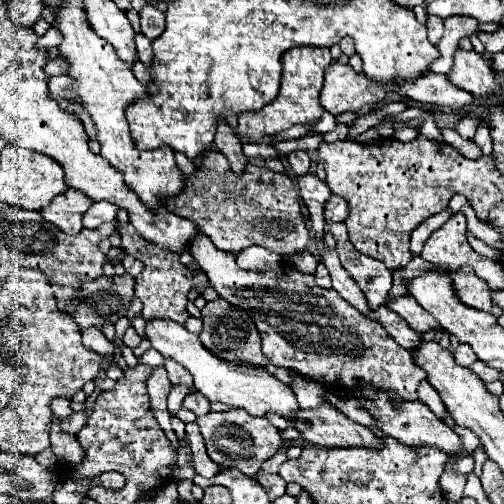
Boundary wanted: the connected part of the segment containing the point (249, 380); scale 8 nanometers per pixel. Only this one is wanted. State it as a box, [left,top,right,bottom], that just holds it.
[145,318,297,422]

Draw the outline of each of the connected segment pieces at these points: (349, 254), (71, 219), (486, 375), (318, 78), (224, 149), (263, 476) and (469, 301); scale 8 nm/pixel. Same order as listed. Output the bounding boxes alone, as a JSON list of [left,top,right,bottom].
[[329,222,391,310],[41,188,91,234],[469,360,501,382],[237,46,333,140],[213,120,247,174],[255,470,287,500],[453,268,503,318]]

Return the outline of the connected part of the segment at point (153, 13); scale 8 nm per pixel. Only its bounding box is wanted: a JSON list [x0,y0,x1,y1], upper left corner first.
[141,4,165,40]

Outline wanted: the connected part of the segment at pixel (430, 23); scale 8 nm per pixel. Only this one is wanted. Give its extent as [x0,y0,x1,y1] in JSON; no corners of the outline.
[427,16,443,44]

